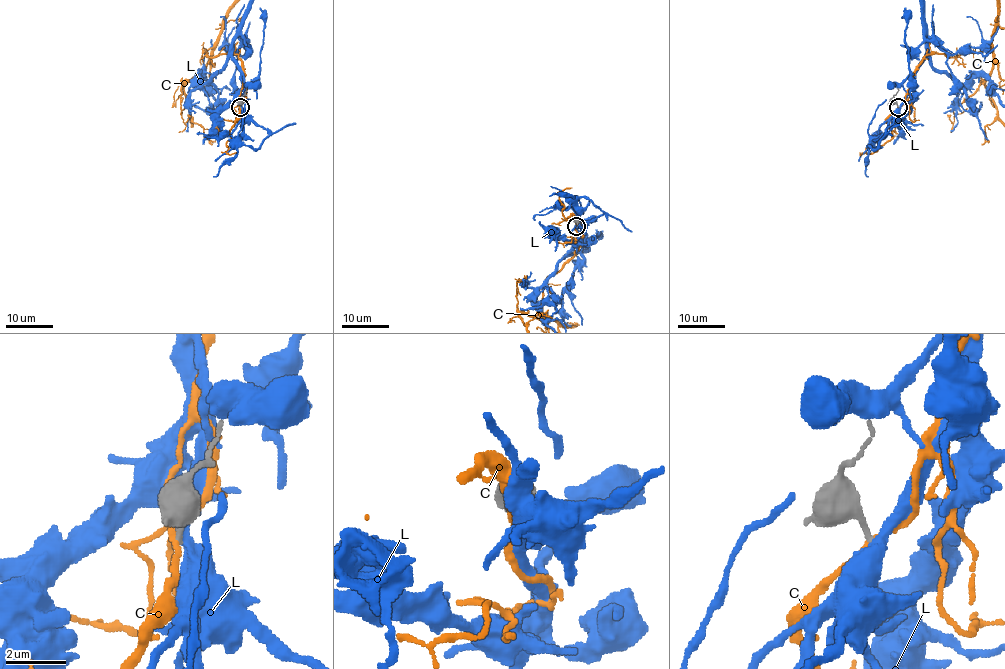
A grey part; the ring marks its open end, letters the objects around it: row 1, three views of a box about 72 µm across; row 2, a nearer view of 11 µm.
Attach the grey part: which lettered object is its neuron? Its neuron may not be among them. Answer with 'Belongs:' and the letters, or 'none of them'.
Belongs: none of them

